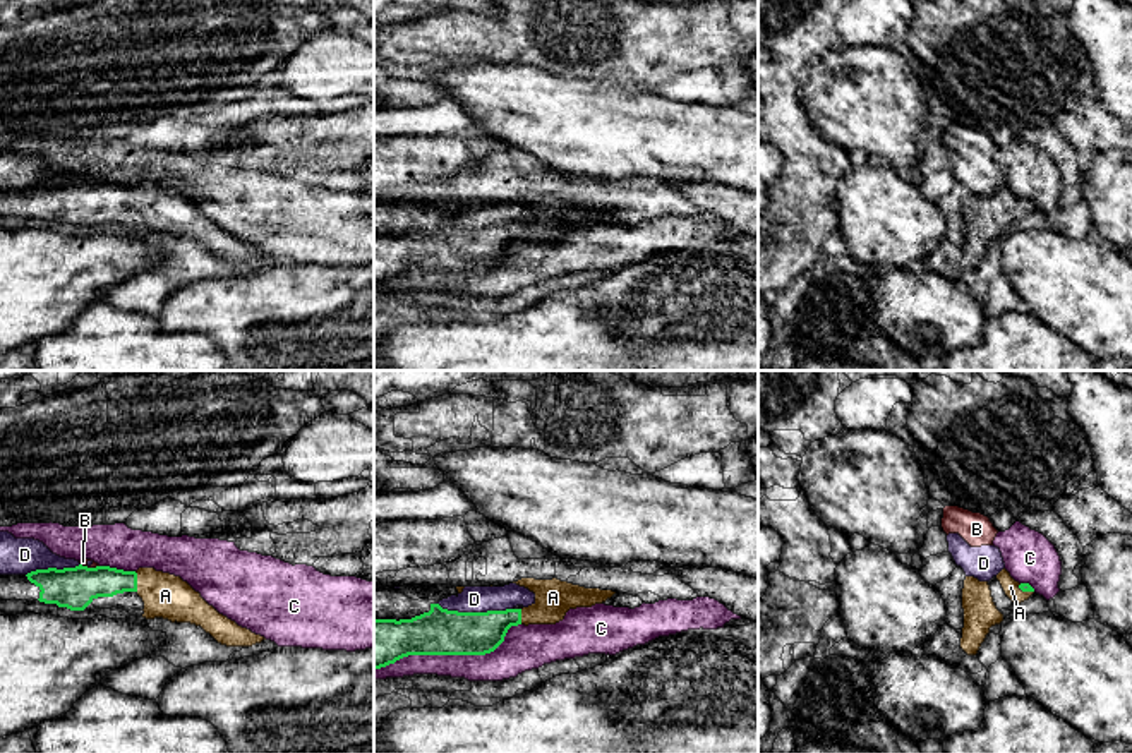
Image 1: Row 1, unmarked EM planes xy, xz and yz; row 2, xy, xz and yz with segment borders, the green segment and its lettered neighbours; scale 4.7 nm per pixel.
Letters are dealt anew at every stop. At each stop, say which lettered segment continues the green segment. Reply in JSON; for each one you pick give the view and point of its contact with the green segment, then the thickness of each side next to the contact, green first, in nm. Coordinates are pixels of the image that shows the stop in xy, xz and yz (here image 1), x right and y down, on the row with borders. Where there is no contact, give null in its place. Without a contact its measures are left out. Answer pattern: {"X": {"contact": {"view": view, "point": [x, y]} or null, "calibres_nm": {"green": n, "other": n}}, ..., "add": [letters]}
{"A": {"contact": {"view": "xy", "point": [136, 582]}, "calibres_nm": {"green": 170, "other": 220}}, "add": ["A"]}

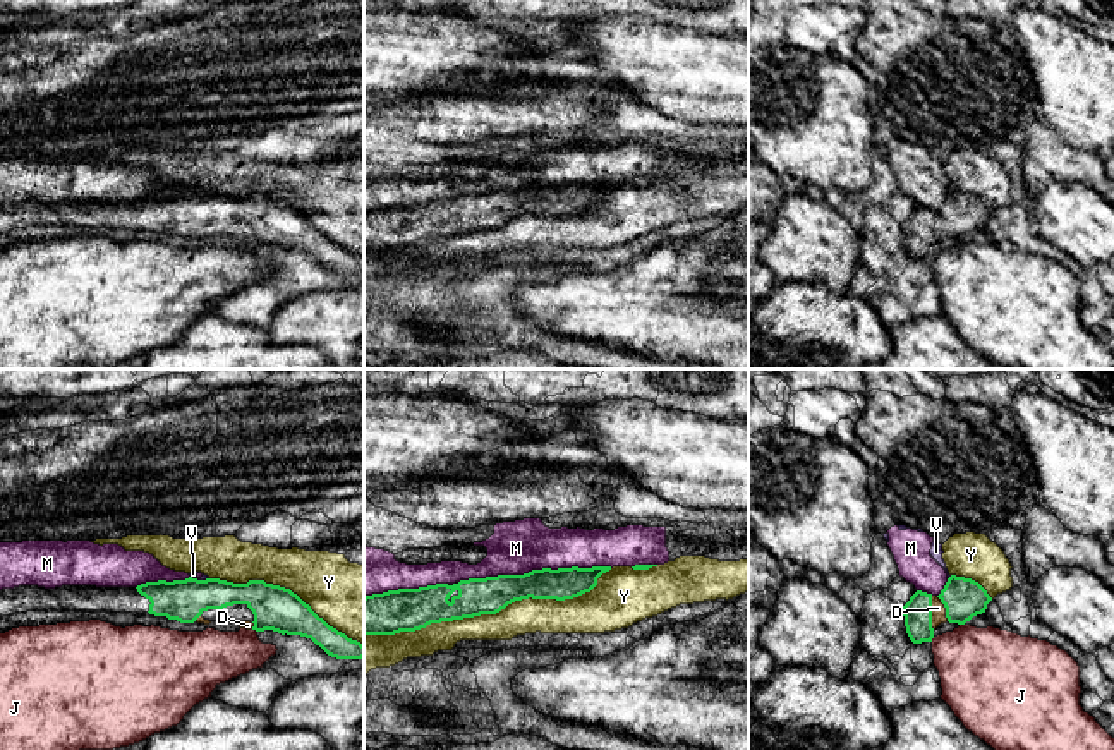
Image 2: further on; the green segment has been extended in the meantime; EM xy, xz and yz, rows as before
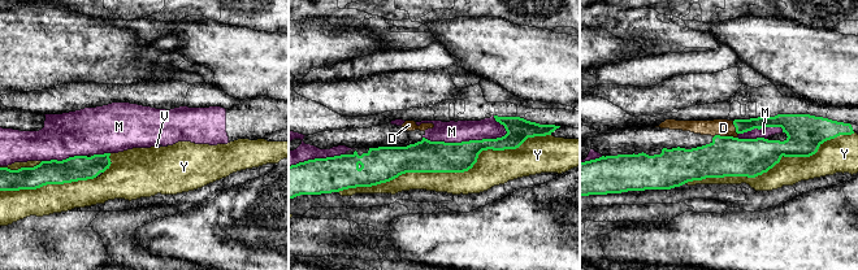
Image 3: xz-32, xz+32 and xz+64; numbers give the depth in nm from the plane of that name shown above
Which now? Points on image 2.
{"D": {"contact": {"view": "yz", "point": [931, 613]}, "calibres_nm": {"green": 140, "other": 60}}, "add": ["D"]}

